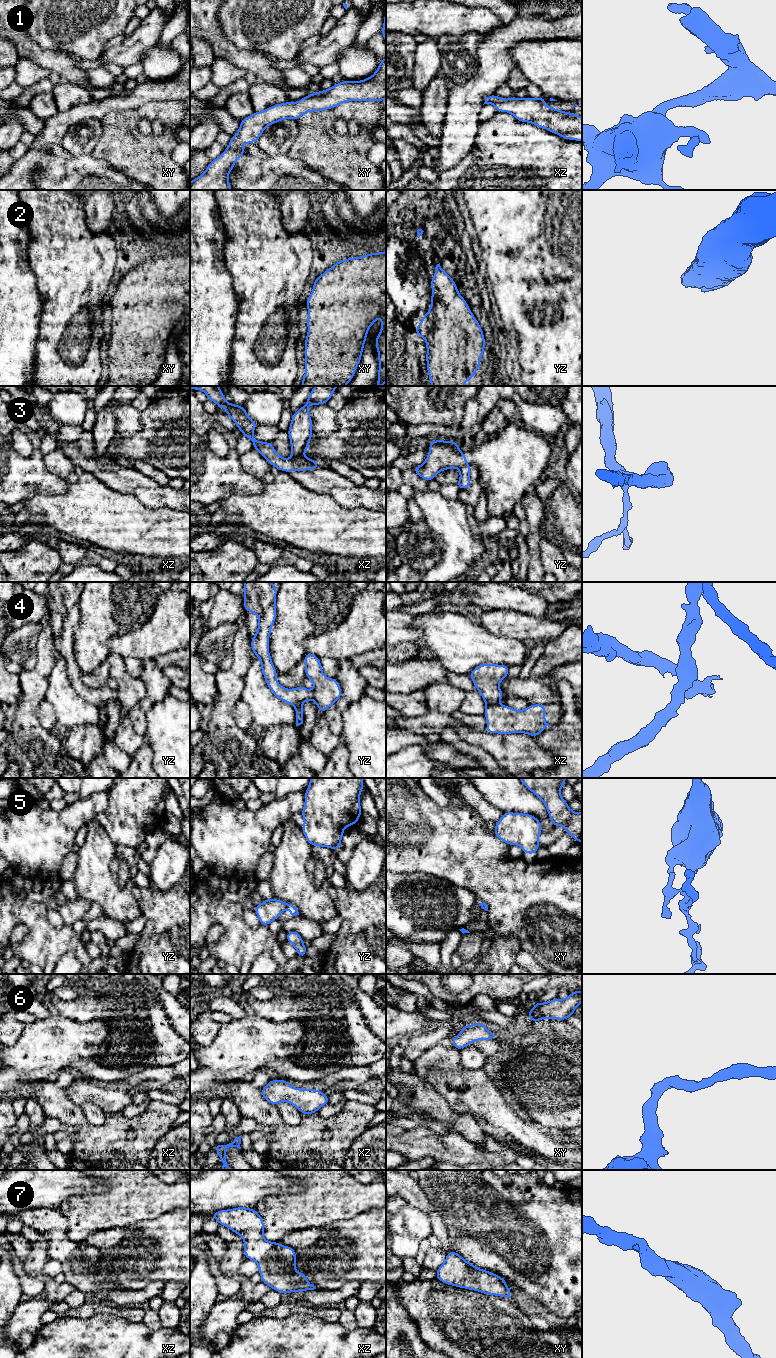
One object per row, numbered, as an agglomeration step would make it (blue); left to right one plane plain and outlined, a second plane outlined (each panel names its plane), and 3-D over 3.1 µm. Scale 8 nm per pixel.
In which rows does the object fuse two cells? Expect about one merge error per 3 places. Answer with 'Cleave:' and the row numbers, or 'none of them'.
Cleave: 3, 4, 5

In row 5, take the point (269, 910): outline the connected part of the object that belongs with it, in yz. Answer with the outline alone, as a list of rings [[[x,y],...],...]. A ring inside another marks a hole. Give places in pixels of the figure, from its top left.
[[[276,898],[269,900],[263,899],[260,905],[254,906],[254,911],[260,920],[260,924],[269,926],[272,921],[278,919],[279,915],[286,908],[286,903]]]

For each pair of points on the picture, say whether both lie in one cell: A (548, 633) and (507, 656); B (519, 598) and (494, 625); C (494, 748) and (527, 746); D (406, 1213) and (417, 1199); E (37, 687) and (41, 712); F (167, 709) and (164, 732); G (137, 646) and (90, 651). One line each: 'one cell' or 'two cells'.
A: two cells
B: two cells
C: one cell
D: two cells
E: two cells
F: one cell
G: two cells

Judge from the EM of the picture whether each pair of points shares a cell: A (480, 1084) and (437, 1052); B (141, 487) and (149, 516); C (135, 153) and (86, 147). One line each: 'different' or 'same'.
A: same
B: different
C: different

